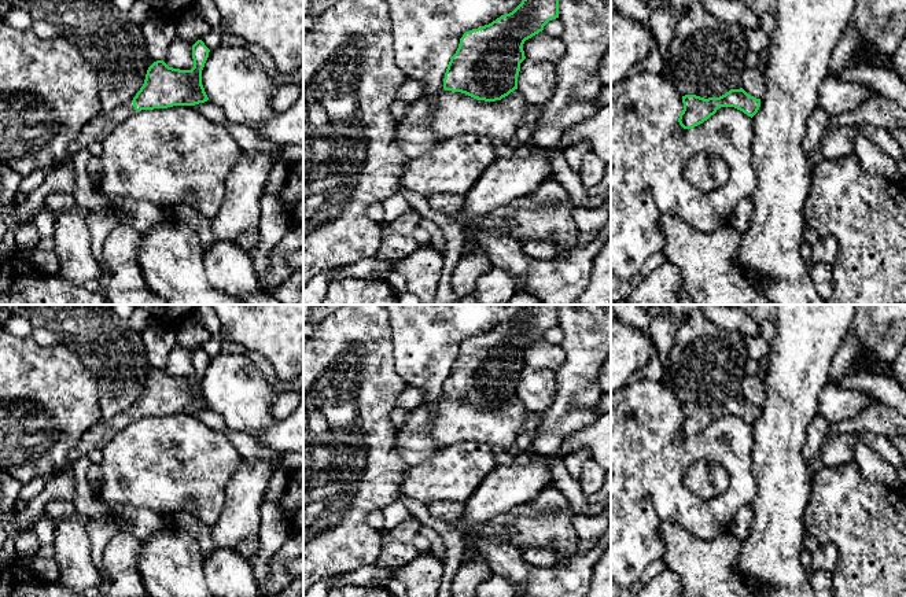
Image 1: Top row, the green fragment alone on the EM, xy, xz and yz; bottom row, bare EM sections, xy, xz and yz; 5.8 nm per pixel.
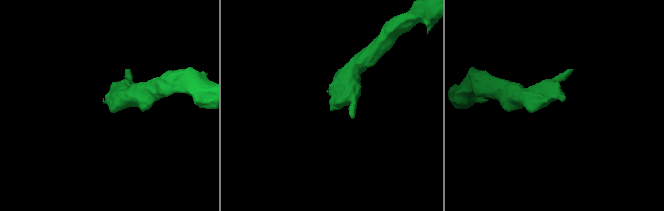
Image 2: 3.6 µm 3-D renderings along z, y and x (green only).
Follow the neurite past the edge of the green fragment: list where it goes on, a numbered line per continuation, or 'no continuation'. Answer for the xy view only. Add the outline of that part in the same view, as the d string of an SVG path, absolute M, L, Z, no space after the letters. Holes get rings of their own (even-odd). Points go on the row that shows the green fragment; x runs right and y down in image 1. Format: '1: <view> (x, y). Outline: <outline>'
1: xy (100, 126). Outline: M133 103L118 107L110 113L100 113L91 119L78 137L69 145L63 161L58 166L73 163L81 150L86 150L93 141L103 141L121 122L135 113Z

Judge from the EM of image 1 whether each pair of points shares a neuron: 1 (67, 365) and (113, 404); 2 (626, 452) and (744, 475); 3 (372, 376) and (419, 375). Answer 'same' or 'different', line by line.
1: different
2: same
3: different

